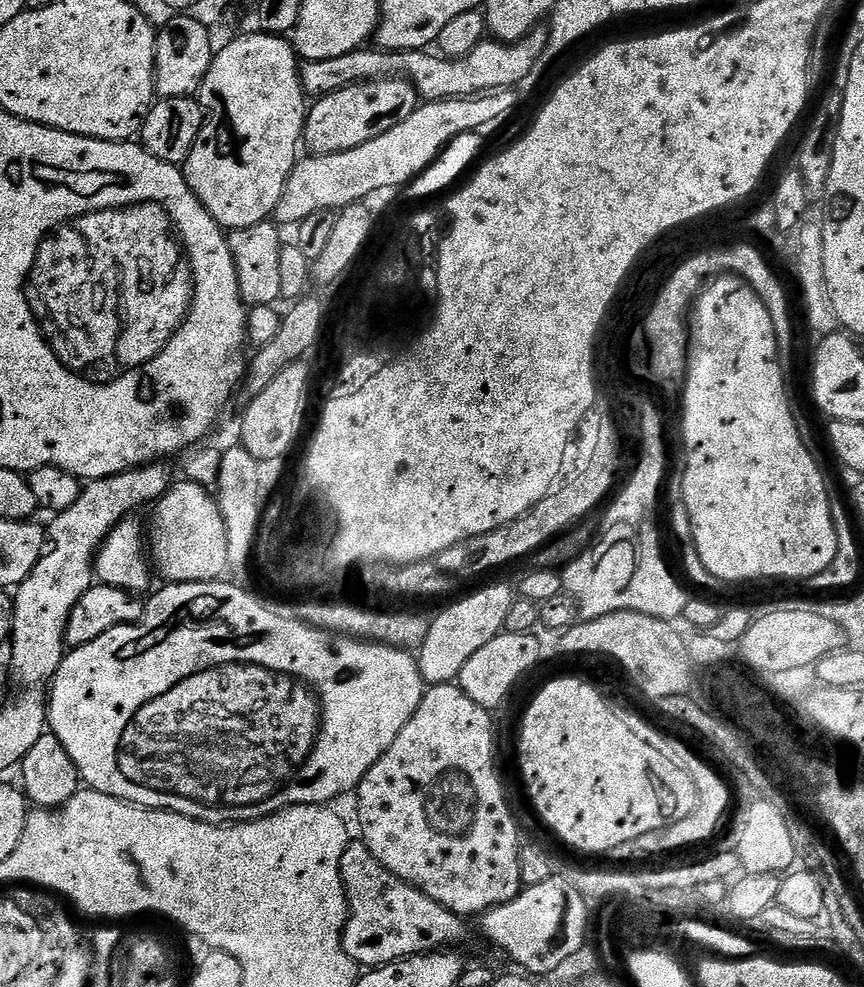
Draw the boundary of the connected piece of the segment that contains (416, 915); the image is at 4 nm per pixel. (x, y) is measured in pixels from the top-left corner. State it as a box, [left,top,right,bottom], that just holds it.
[340,843,465,969]

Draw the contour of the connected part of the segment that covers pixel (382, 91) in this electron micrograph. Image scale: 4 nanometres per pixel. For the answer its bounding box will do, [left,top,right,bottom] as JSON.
[303,78,417,156]

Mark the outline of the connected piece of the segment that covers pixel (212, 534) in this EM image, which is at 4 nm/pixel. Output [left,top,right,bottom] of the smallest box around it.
[150,483,229,584]

